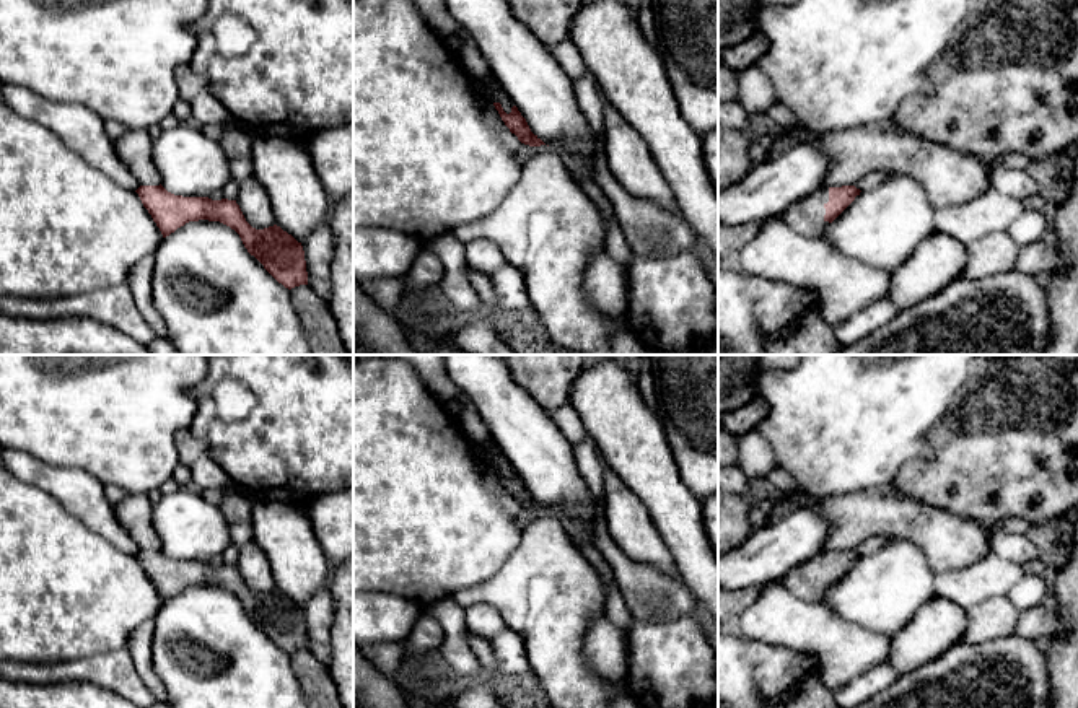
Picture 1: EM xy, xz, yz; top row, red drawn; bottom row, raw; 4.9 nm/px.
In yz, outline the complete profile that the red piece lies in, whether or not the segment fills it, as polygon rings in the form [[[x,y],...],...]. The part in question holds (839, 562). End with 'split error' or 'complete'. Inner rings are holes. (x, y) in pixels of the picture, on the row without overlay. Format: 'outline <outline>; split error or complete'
outline [[[855,550],[822,552],[793,566],[783,578],[787,591],[806,602],[821,604],[822,596],[860,560]]]; split error

